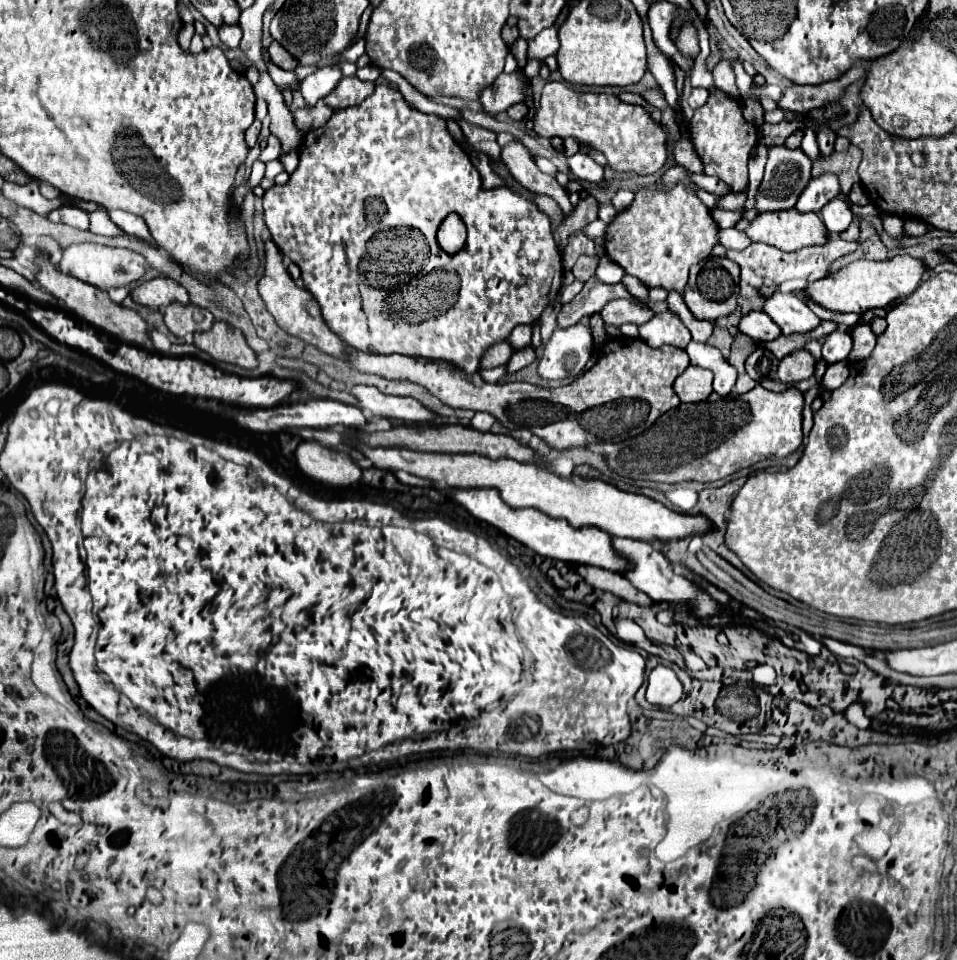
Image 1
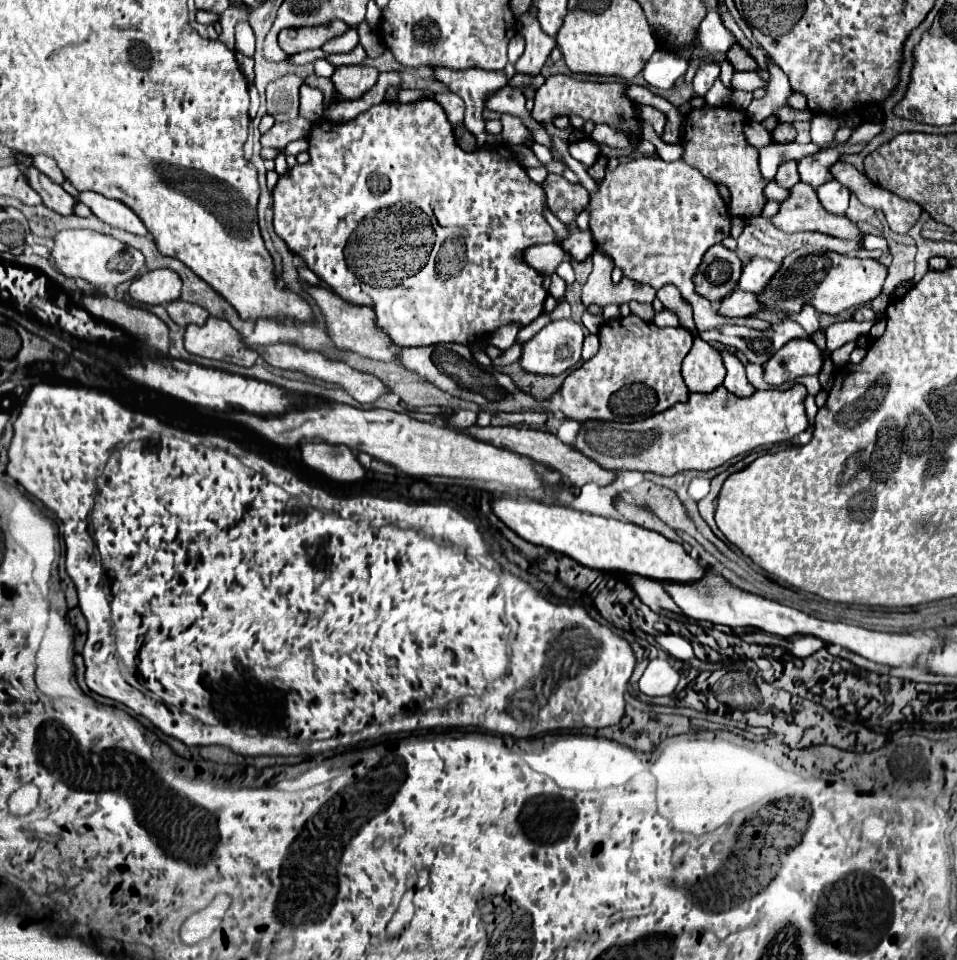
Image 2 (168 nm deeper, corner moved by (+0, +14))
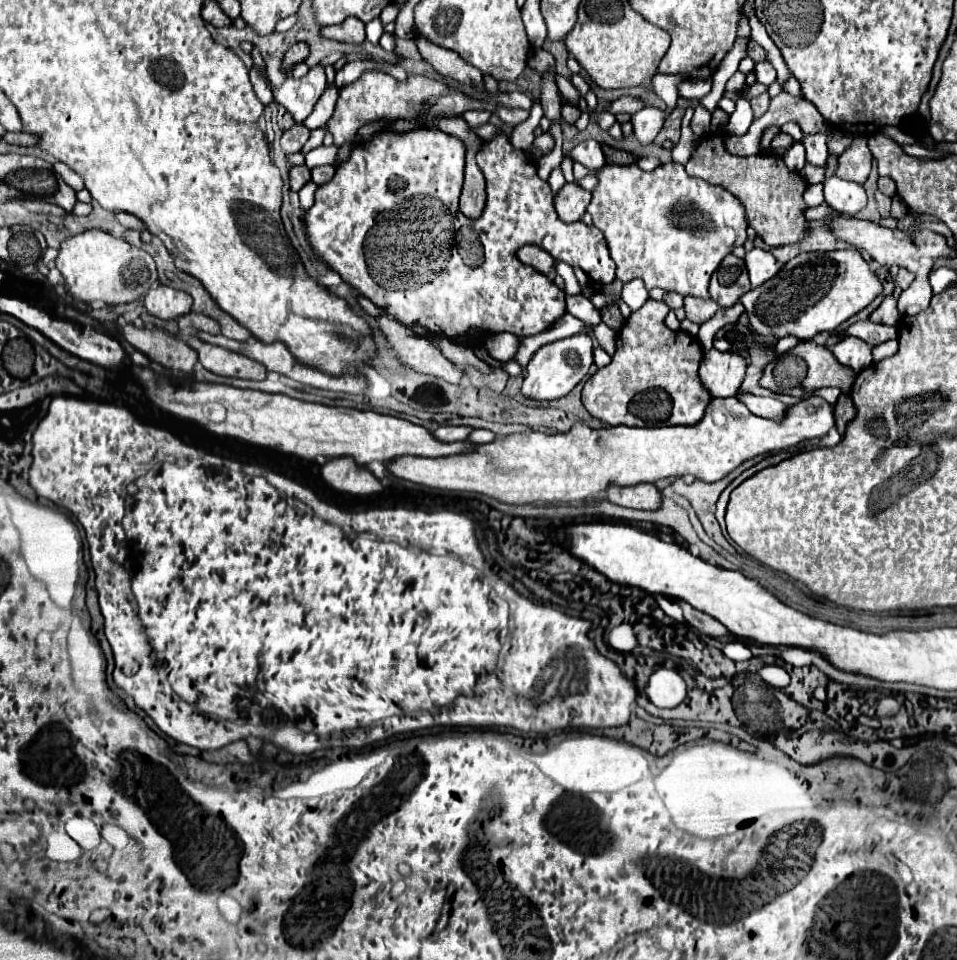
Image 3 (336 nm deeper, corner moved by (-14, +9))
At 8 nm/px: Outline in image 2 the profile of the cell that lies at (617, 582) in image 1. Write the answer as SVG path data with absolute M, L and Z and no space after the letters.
M628 575L626 579L632 585L632 589L636 591L636 595L640 597L640 601L644 605L648 605L650 609L654 609L654 611L666 609L676 615L682 615L682 609L672 601L672 597L666 593L666 589L658 581L650 581L646 577L632 577L632 575Z

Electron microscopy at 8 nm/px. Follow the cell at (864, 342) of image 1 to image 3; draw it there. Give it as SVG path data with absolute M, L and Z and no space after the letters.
M888 296L888 298L870 314L870 320L872 320L872 322L878 322L878 324L886 324L886 326L898 326L900 314L898 314L898 308L896 308L896 300L894 300L892 296Z

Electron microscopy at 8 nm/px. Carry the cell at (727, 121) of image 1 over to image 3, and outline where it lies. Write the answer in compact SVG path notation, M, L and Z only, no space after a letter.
M700 136L696 150L686 164L686 172L690 176L704 178L710 184L718 184L734 194L746 208L748 226L754 228L756 234L766 240L766 244L780 246L798 242L798 238L802 238L802 230L806 230L802 214L806 210L802 200L806 182L798 172L790 172L780 156L736 156L726 150L722 136Z

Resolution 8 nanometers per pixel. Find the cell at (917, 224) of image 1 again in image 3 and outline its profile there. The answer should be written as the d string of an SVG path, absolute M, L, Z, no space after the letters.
M858 136L854 138L852 146L844 154L840 154L836 176L842 180L864 184L870 174L870 162L872 162L872 154L866 146L866 138Z

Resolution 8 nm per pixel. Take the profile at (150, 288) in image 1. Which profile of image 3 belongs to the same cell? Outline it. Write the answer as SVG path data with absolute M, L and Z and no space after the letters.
M158 284L156 288L148 290L144 306L152 316L158 316L162 320L176 320L192 308L192 298L182 290Z

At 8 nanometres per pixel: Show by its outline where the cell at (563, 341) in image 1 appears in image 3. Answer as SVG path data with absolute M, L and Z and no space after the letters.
M580 332L570 338L546 344L534 354L530 364L526 366L522 394L534 400L554 400L566 396L588 374L592 362L592 338L588 336L588 332Z

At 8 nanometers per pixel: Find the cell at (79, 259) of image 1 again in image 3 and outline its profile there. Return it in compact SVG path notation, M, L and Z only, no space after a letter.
M86 230L82 234L66 238L60 246L56 268L66 278L68 292L74 298L82 302L102 300L110 306L134 302L158 282L156 264L148 252L102 230Z

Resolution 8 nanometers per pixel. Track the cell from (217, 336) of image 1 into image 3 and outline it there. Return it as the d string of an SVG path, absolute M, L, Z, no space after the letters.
M192 336L188 344L198 352L198 360L202 362L202 366L214 374L238 376L238 378L250 378L250 380L266 378L266 368L260 362L254 362L242 354L230 352L222 346L208 344L196 336Z

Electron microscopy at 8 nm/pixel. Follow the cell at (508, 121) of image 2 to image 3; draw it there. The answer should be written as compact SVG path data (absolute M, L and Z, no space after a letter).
M366 70L362 72L362 76L340 88L340 98L336 102L336 110L332 114L332 118L328 120L328 130L334 136L334 144L342 146L344 142L352 140L356 136L356 130L372 120L398 120L398 118L414 118L416 114L422 112L430 112L432 114L444 114L444 116L460 116L466 110L490 110L494 114L498 114L502 118L502 122L506 124L522 124L528 118L528 110L510 110L510 108L502 108L502 106L492 106L492 104L480 104L478 100L470 100L466 98L462 92L452 90L446 86L446 82L438 82L426 76L408 76L406 82L398 82L396 78L392 78L390 74L384 74L380 70Z

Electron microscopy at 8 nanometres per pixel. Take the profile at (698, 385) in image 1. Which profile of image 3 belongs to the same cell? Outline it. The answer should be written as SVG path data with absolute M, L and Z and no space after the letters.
M716 348L704 352L700 364L700 380L712 398L736 396L744 382L746 362L736 352L720 352Z

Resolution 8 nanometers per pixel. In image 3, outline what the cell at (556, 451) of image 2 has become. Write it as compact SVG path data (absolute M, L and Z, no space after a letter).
M610 484L604 492L606 500L640 510L656 510L660 506L660 492L654 484L636 484L636 486L614 486Z

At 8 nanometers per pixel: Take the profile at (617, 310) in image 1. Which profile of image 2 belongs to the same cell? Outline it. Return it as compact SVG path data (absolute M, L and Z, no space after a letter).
M630 301L630 311L636 313L640 319L644 321L652 321L654 319L654 309L650 303L638 303L638 301Z

